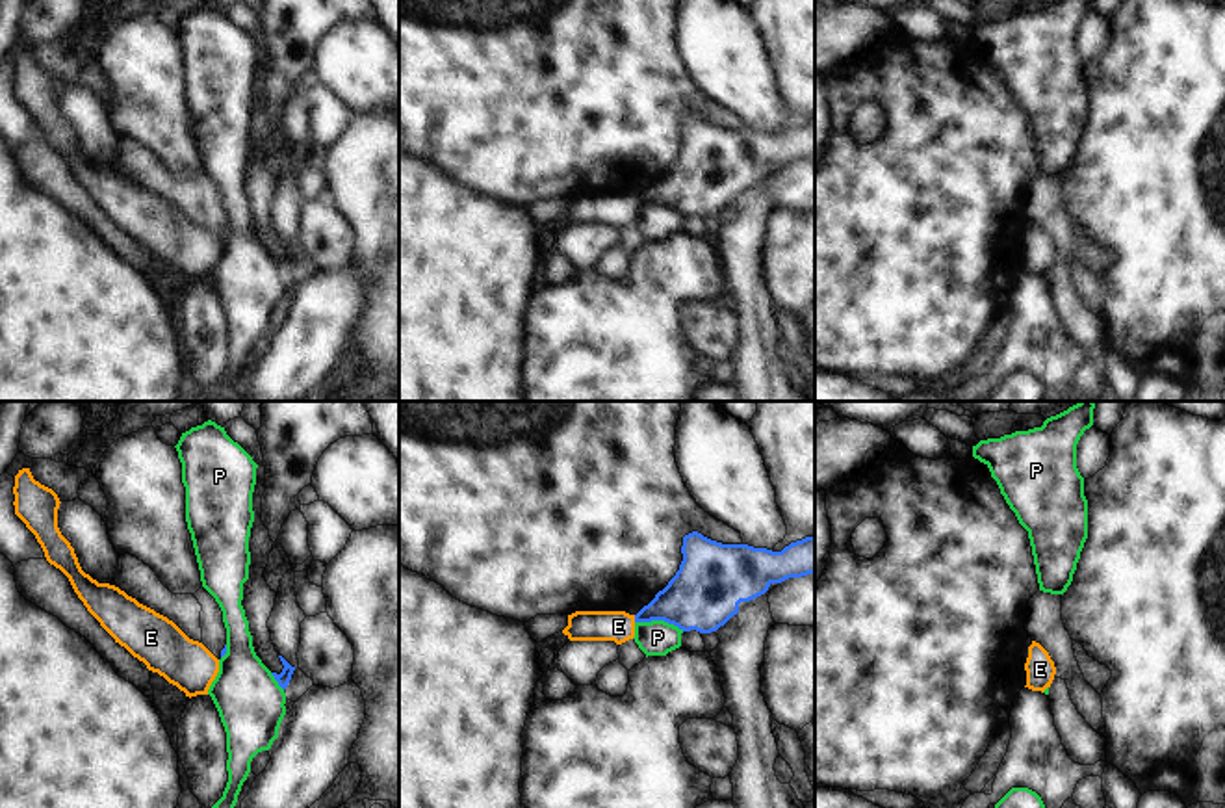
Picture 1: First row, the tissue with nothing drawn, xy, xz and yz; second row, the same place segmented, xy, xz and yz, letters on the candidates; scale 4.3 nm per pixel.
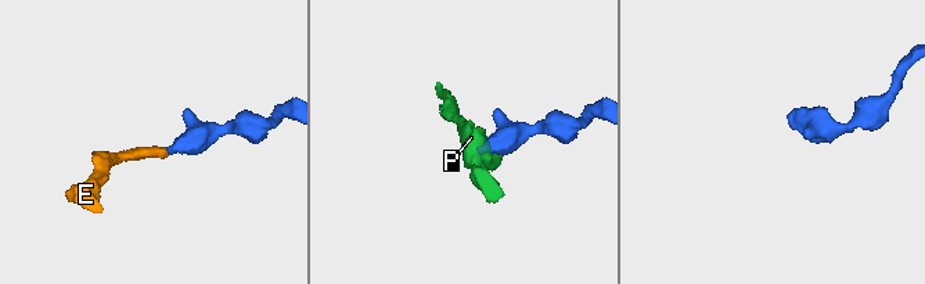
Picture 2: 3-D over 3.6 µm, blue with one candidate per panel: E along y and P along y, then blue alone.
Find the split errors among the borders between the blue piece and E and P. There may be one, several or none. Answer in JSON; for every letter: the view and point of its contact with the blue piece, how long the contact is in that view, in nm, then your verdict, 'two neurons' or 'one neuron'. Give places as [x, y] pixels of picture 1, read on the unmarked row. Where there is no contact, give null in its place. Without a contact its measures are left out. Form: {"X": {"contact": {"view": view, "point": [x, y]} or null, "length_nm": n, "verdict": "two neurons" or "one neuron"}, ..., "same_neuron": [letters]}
{"E": {"contact": {"view": "xz", "point": [635, 203]}, "length_nm": 30, "verdict": "two neurons"}, "P": {"contact": {"view": "xz", "point": [659, 203]}, "length_nm": 220, "verdict": "two neurons"}, "same_neuron": []}

